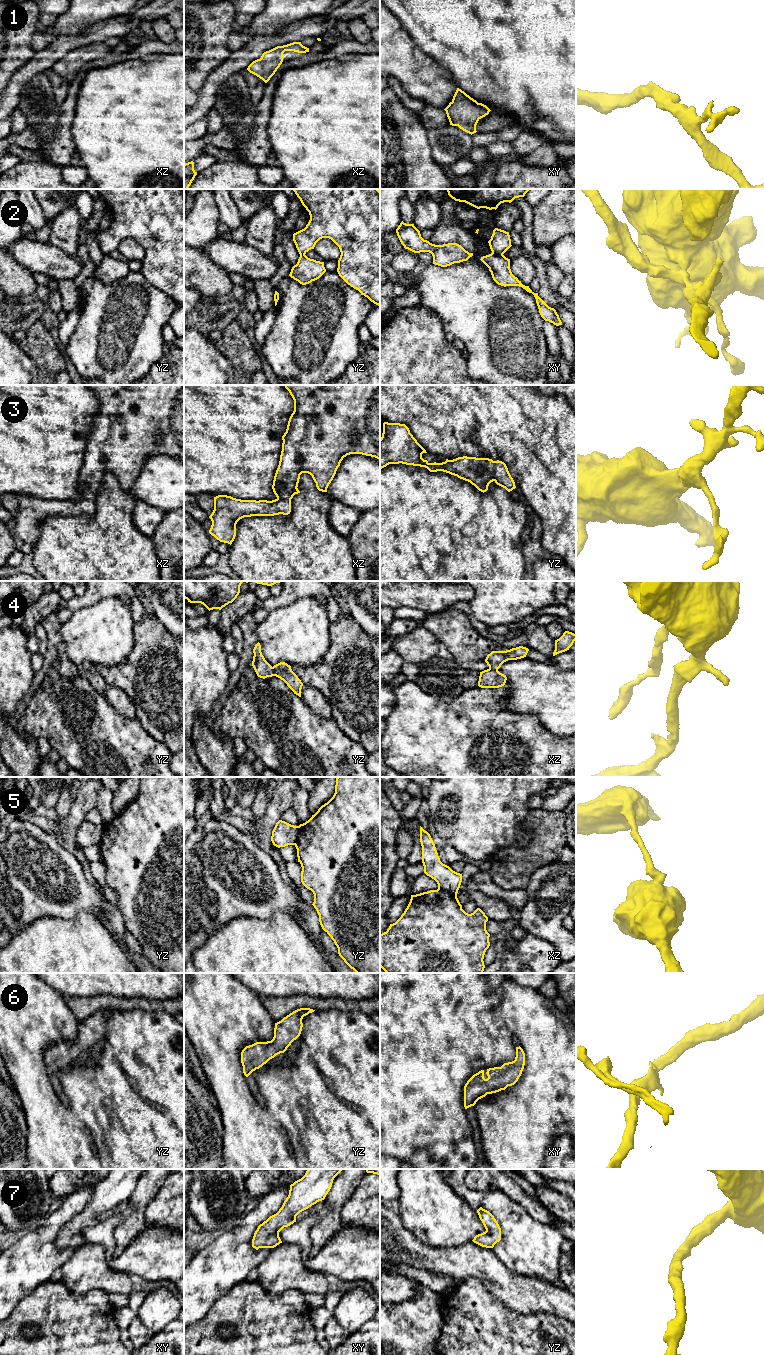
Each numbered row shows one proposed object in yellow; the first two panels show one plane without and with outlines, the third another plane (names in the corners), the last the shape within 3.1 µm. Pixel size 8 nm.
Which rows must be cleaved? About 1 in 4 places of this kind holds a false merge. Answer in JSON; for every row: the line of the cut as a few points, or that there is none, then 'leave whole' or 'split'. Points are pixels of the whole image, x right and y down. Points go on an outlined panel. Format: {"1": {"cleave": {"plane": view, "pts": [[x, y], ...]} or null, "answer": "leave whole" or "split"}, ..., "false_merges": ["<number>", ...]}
{"1": {"cleave": null, "answer": "leave whole"}, "2": {"cleave": {"plane": "xy", "pts": [[492, 252], [502, 255]]}, "answer": "split"}, "3": {"cleave": null, "answer": "leave whole"}, "4": {"cleave": null, "answer": "leave whole"}, "5": {"cleave": {"plane": "yz", "pts": [[299, 826], [299, 834], [294, 844]]}, "answer": "split"}, "6": {"cleave": null, "answer": "leave whole"}, "7": {"cleave": null, "answer": "leave whole"}, "false_merges": ["2", "5"]}

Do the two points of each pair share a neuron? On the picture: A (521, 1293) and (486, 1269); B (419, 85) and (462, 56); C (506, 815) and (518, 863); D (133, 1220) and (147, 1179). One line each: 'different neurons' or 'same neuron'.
A: same neuron
B: different neurons
C: different neurons
D: same neuron

